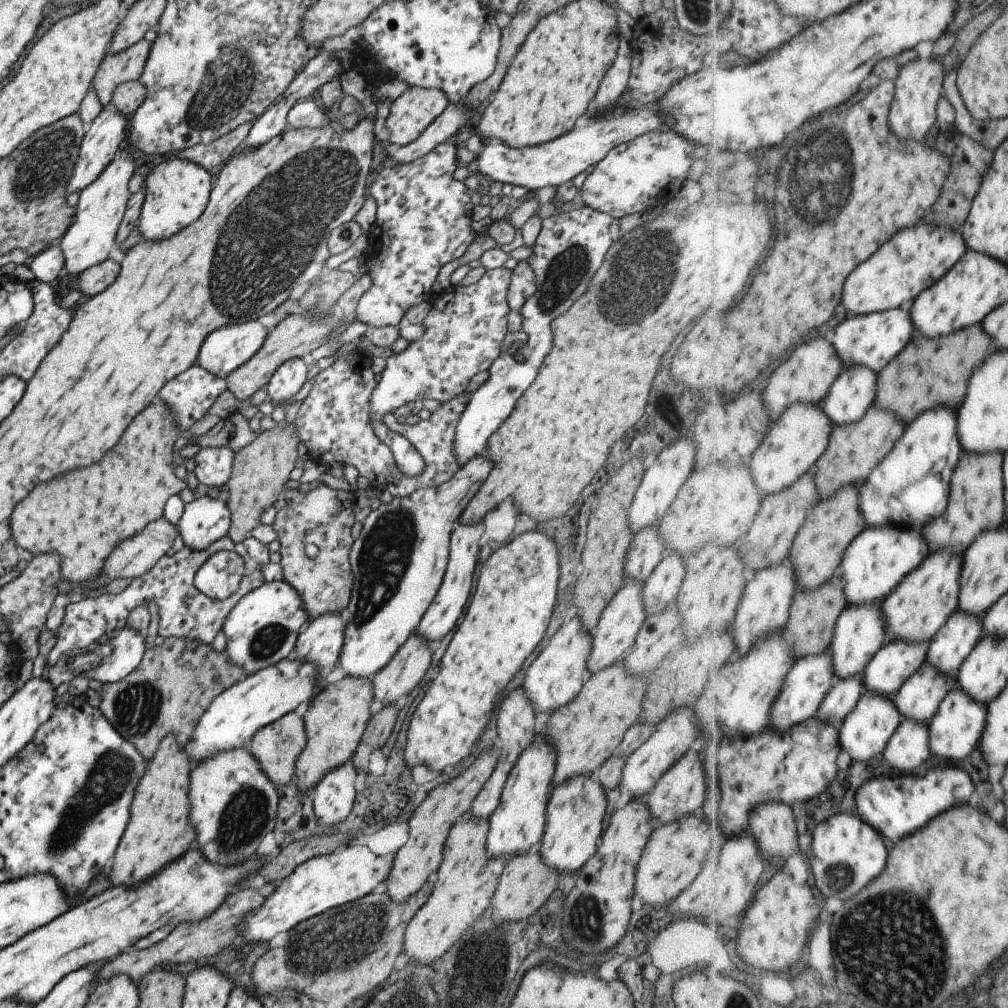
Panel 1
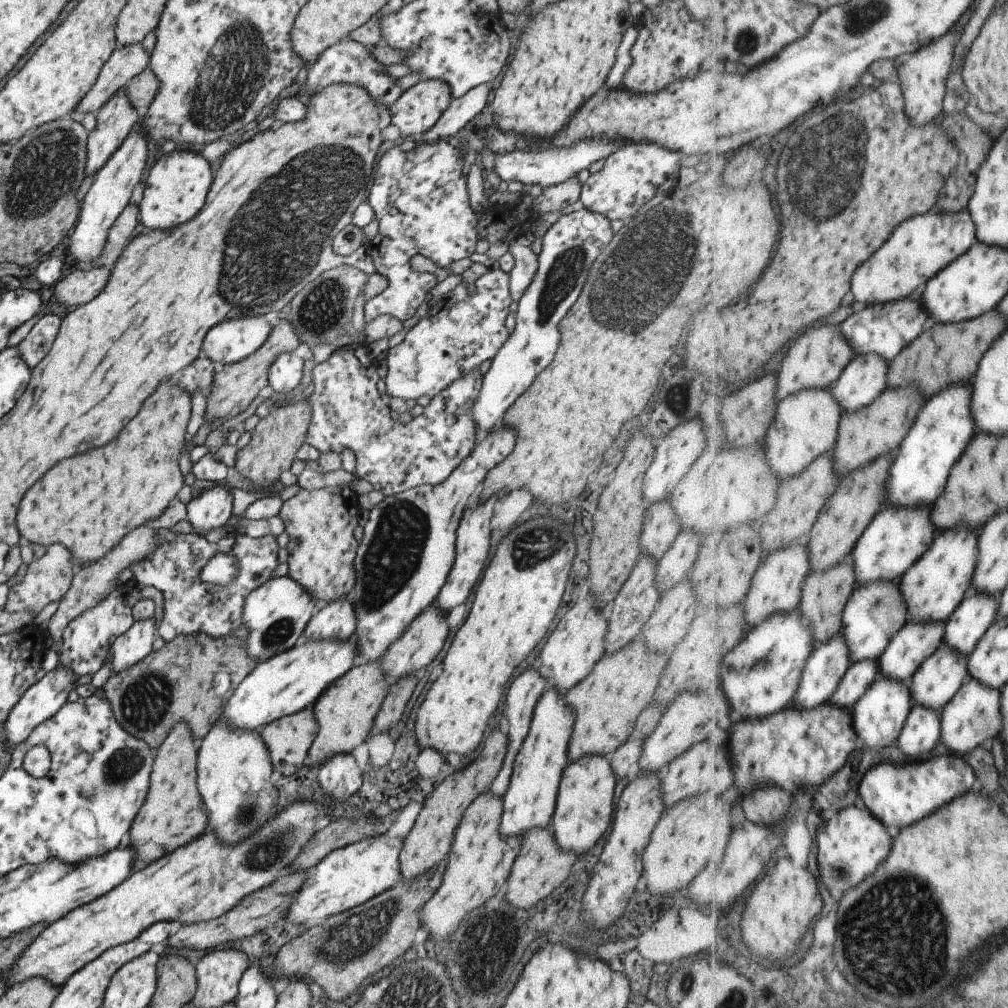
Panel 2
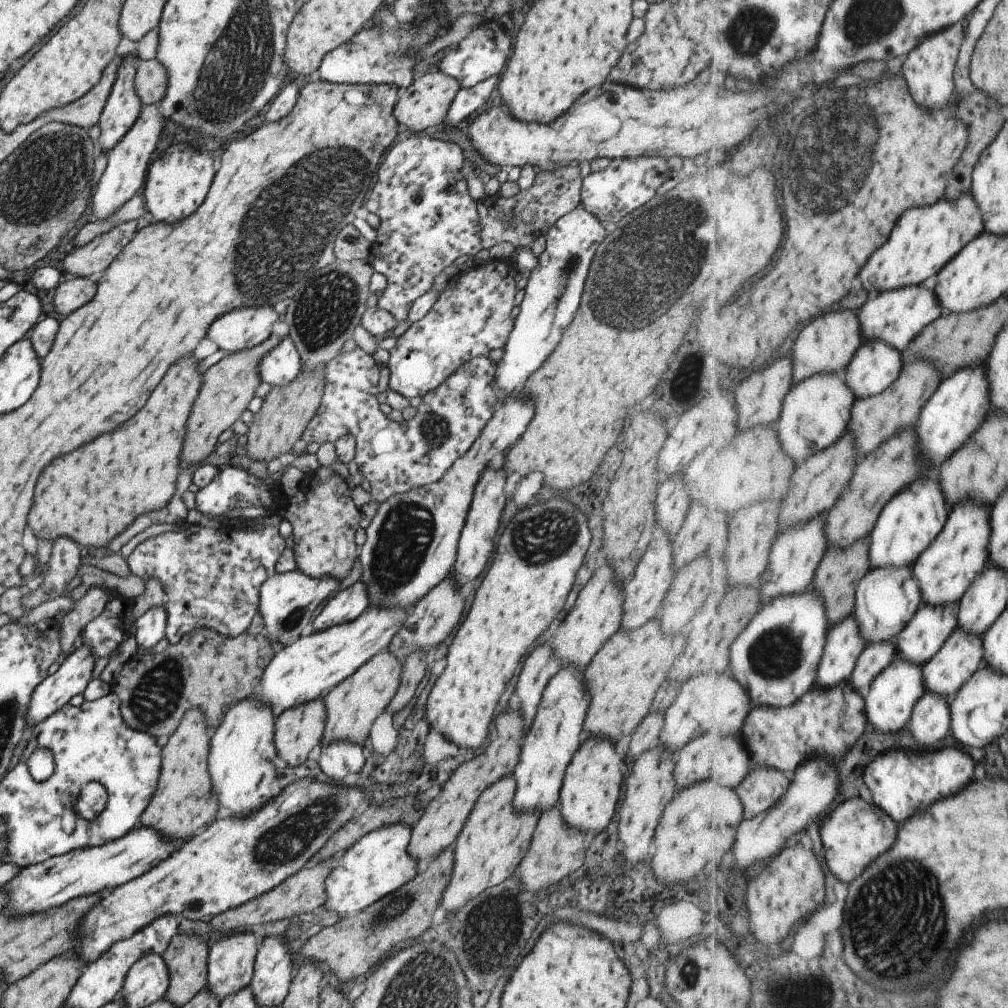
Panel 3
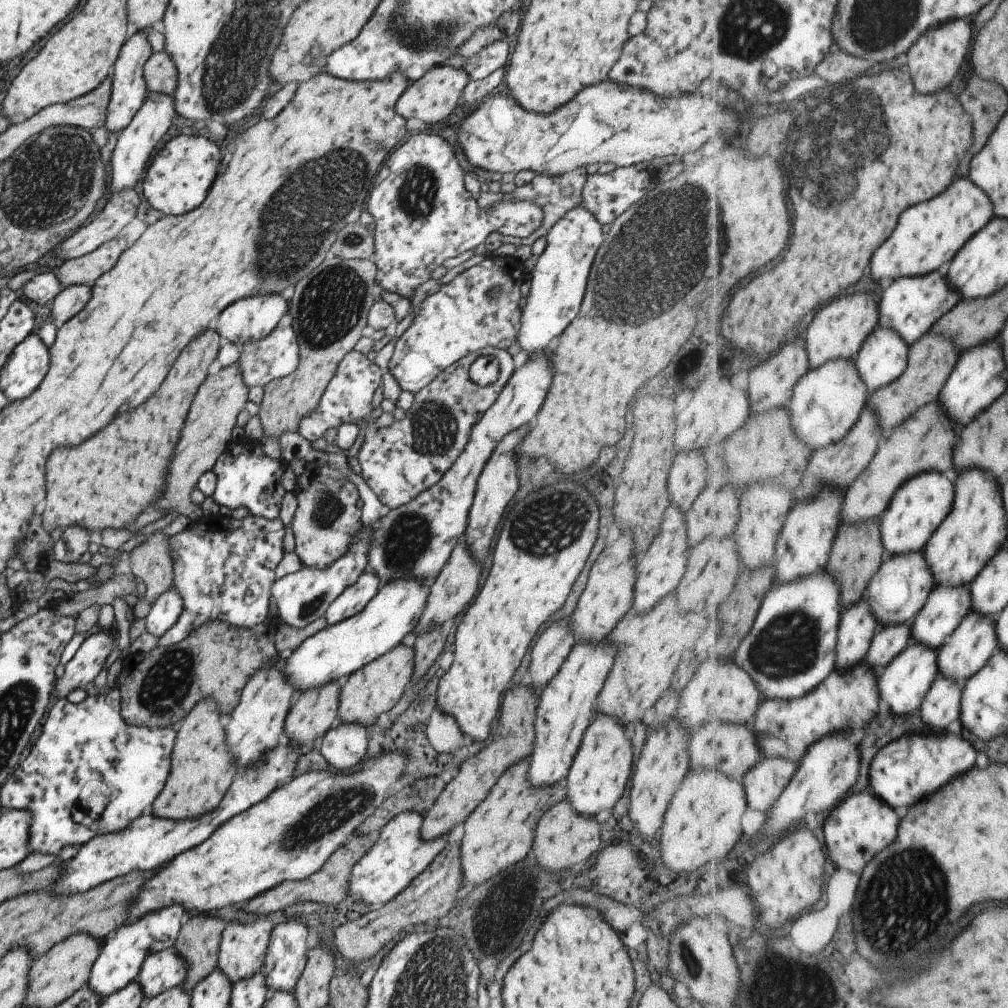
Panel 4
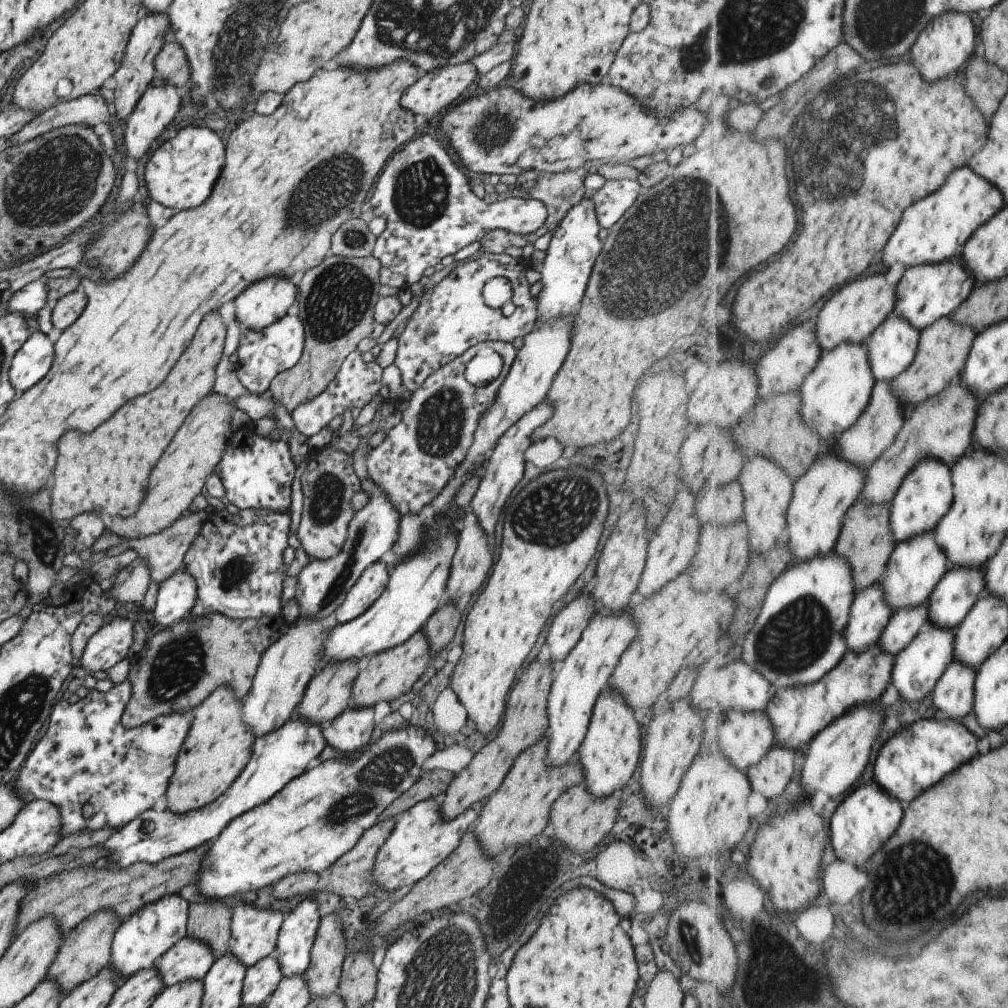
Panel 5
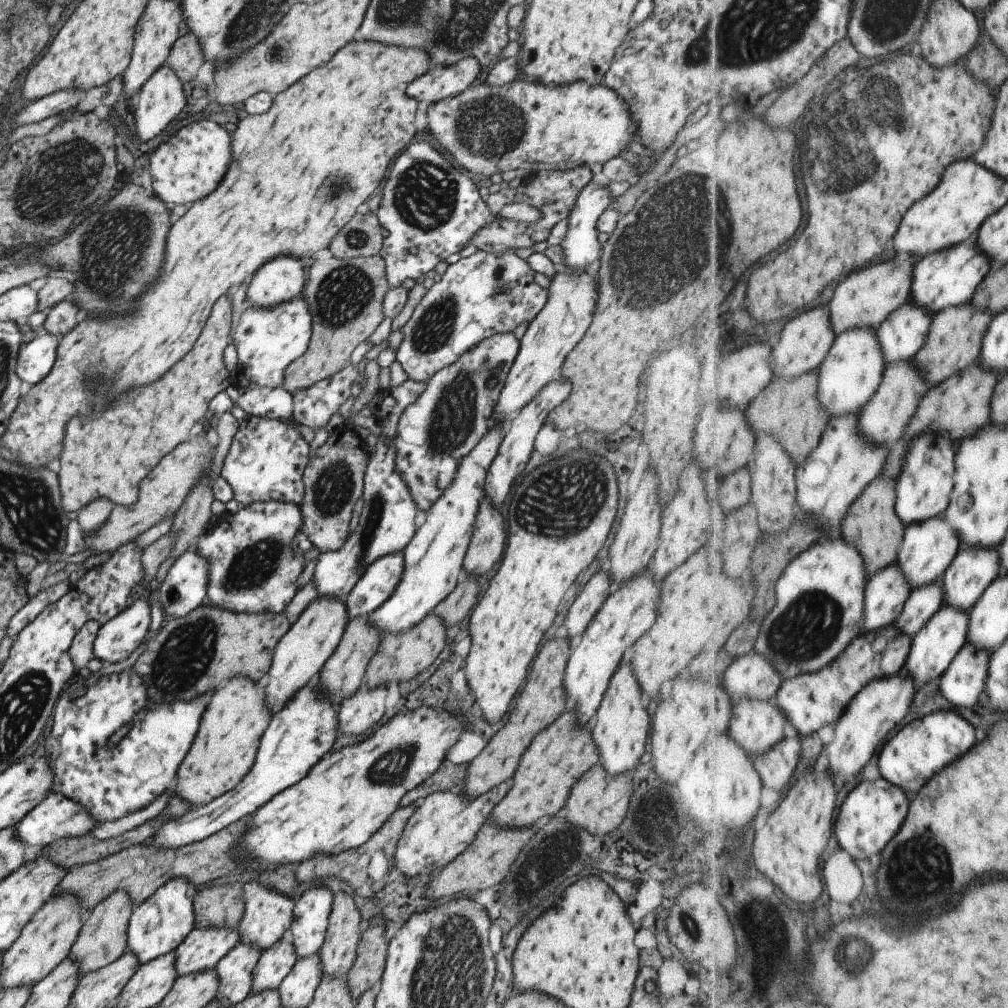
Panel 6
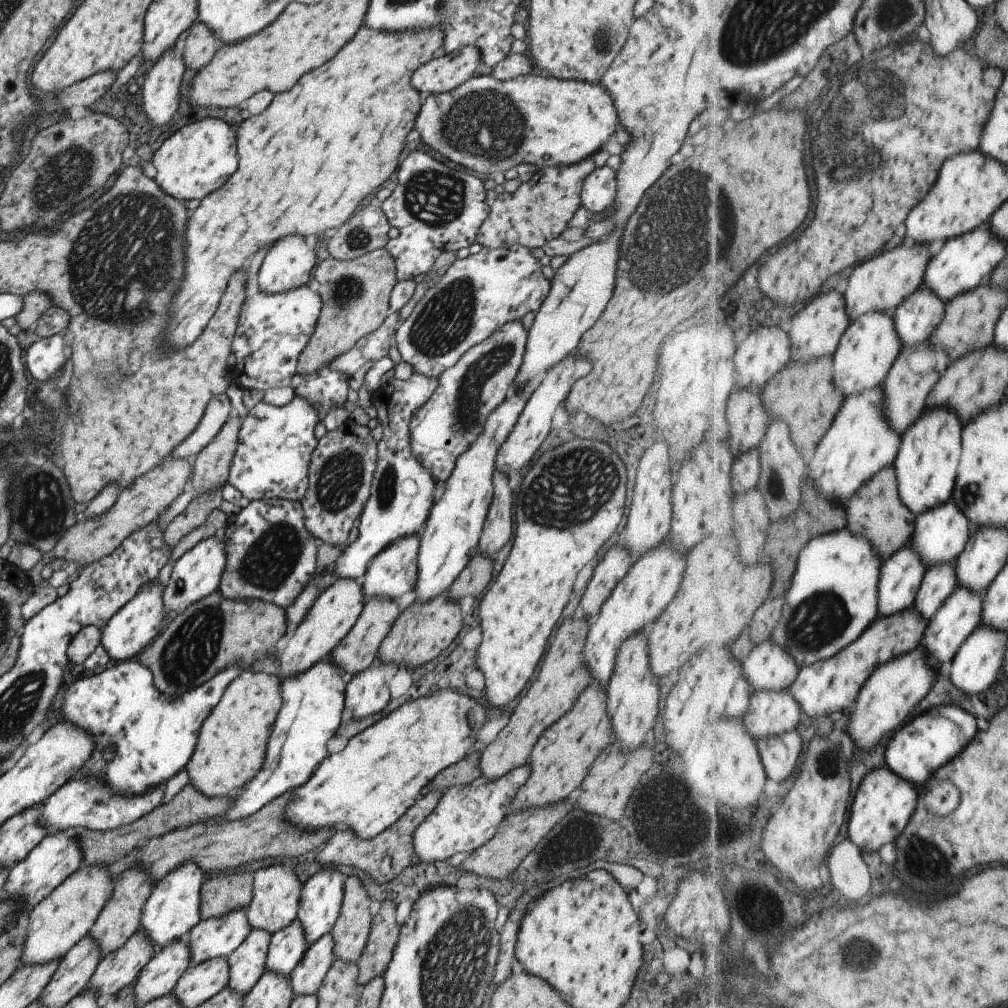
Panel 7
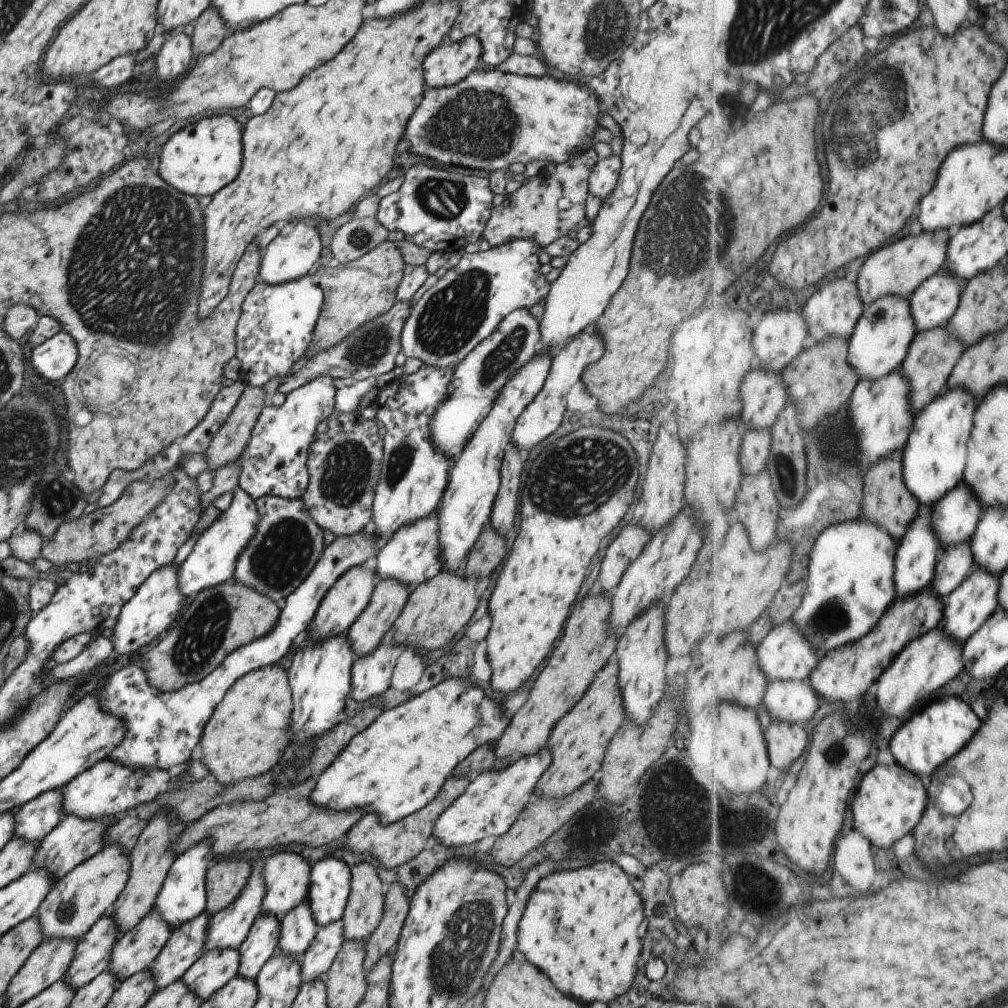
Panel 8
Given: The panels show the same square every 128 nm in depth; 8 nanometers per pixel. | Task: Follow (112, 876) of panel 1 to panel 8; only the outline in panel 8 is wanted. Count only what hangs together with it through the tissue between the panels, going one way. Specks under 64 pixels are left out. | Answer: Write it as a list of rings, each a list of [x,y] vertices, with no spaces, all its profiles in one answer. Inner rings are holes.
[[[284,662],[246,672],[224,692],[198,742],[202,763],[219,784],[252,779],[273,769],[292,740],[292,700]]]

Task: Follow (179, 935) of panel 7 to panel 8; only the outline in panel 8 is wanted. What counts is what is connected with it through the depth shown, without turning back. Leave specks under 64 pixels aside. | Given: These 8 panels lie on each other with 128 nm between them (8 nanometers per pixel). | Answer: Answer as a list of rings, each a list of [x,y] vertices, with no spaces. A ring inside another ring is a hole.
[[[210,840],[196,842],[192,847],[186,848],[181,854],[174,858],[171,863],[161,888],[154,900],[153,910],[171,928],[179,927],[185,921],[192,919],[204,910],[206,903],[205,875],[214,856],[210,849]]]

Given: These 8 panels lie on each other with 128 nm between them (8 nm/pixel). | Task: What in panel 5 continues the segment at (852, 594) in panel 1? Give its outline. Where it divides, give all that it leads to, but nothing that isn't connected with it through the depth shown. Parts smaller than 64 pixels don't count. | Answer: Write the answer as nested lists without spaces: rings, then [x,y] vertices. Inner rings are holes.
[[[921,460],[921,464],[905,477],[896,498],[892,500],[890,519],[894,536],[901,542],[935,530],[940,520],[951,511],[951,506],[953,506],[951,468],[941,460]]]

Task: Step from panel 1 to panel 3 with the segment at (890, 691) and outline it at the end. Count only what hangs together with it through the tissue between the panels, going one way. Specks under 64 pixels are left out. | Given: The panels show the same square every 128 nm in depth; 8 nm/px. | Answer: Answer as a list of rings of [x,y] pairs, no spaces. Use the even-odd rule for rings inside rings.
[[[959,603],[923,604],[895,640],[899,657],[923,666],[960,626]]]

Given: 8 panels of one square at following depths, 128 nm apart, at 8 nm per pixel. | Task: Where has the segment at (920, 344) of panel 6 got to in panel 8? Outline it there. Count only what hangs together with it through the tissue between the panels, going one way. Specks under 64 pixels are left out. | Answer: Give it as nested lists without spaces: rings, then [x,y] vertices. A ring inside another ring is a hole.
[[[946,271],[925,280],[910,297],[919,332],[946,327],[960,307],[963,288],[963,282]]]

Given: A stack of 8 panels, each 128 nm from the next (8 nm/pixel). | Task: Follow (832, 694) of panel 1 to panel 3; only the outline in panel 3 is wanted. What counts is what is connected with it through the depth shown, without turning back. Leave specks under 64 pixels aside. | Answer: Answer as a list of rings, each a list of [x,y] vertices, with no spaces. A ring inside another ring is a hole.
[[[895,641],[871,643],[860,656],[856,669],[849,680],[851,684],[863,695],[867,696],[873,681],[895,659],[898,648]]]

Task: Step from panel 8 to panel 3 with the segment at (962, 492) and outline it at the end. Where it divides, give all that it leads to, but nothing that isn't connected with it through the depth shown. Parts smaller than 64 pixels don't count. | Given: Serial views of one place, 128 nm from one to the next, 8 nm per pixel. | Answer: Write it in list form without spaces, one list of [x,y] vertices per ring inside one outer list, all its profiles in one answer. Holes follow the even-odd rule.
[[[913,566],[873,568],[857,587],[853,617],[857,617],[868,644],[895,641],[923,604],[924,596]]]

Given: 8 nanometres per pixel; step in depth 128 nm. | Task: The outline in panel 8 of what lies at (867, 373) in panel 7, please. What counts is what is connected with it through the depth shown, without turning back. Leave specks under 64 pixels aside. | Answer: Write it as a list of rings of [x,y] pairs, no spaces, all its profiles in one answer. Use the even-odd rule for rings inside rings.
[[[885,295],[865,306],[864,315],[850,338],[849,360],[863,379],[883,379],[901,370],[913,341],[919,334],[910,298]]]

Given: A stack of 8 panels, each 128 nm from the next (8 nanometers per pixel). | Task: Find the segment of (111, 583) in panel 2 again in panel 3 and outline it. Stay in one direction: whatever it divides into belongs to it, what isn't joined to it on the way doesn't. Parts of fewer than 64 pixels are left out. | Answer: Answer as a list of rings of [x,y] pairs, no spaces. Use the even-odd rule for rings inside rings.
[[[91,586],[85,596],[60,620],[60,652],[69,654],[74,649],[83,627],[97,618],[111,594],[103,586]]]

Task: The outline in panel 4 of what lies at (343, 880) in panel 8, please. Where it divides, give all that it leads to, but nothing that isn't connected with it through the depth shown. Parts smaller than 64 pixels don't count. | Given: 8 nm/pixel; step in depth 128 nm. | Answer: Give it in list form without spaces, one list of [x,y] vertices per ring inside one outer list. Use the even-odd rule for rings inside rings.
[[[287,917],[286,922],[281,922],[272,928],[261,968],[268,988],[267,999],[276,990],[291,991],[295,986],[306,963],[305,938],[307,938],[307,932],[307,925],[297,917]]]

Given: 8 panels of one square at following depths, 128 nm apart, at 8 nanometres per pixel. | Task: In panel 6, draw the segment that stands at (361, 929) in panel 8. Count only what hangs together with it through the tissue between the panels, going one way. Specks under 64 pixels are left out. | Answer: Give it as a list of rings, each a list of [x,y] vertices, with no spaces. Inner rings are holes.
[[[345,891],[334,892],[324,941],[317,952],[318,959],[321,959],[322,964],[322,978],[327,975],[343,977],[348,968],[351,968],[356,959],[356,948],[361,934],[359,930],[360,926],[358,925],[359,921],[360,910],[355,907],[353,896],[347,894]]]

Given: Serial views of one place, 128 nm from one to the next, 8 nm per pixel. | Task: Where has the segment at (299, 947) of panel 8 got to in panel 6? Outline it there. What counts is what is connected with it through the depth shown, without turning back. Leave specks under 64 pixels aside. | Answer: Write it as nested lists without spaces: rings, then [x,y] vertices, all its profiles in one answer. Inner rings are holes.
[[[287,934],[260,952],[252,970],[252,990],[276,989],[296,961],[296,952]]]

